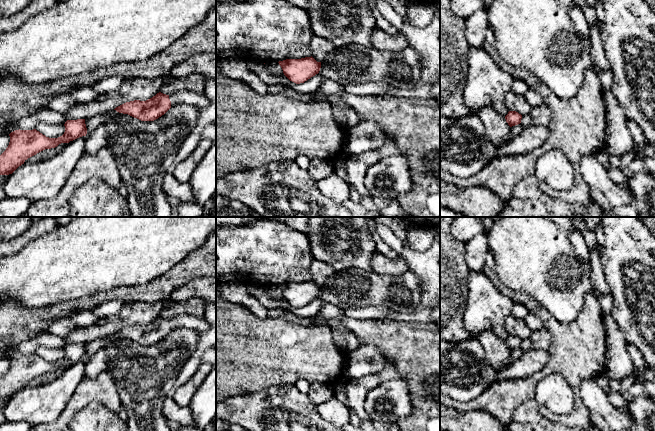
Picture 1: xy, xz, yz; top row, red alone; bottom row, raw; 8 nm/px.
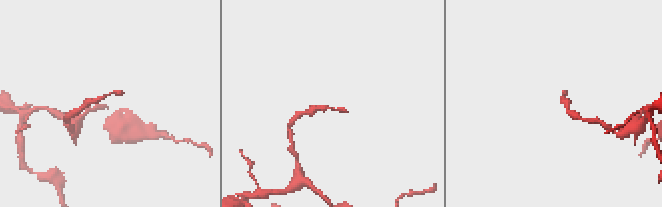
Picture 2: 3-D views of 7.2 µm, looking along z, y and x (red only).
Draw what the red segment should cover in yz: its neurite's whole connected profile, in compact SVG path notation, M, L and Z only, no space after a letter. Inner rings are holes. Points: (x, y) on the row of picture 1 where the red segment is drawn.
M509 111L505 119L508 125L512 127L521 123L522 115L516 111Z

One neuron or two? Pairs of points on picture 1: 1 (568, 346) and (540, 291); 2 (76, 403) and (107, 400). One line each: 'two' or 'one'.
1: two
2: one

